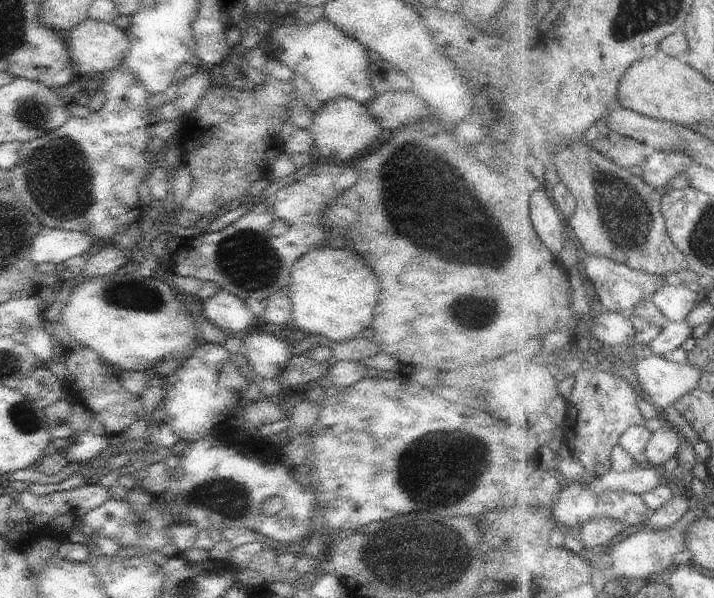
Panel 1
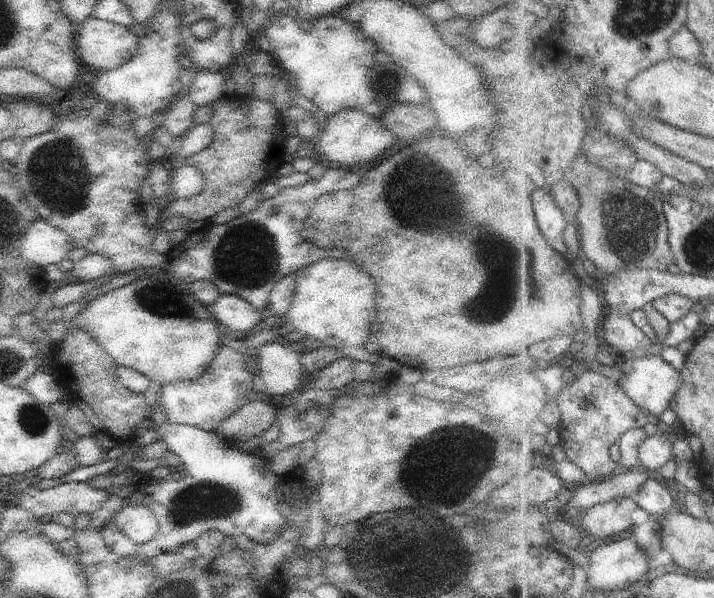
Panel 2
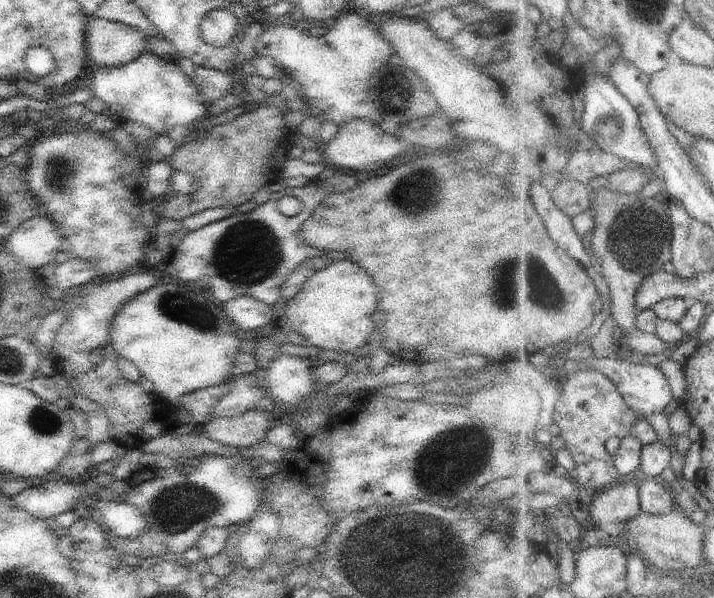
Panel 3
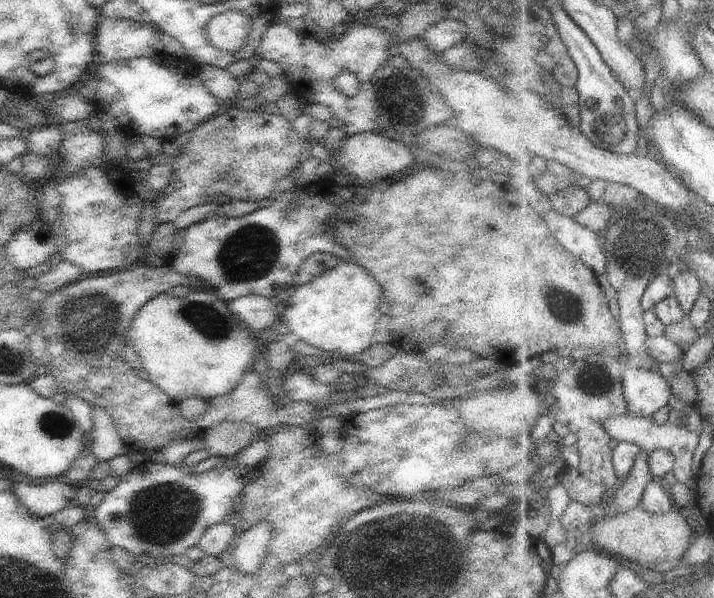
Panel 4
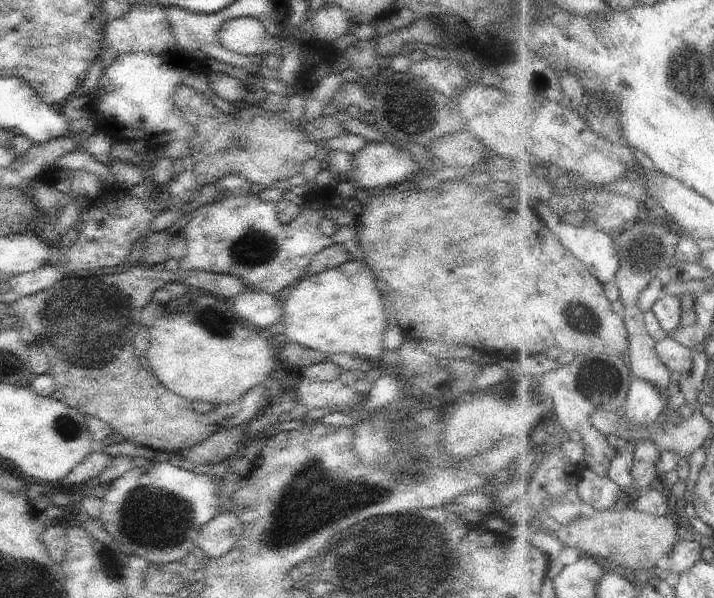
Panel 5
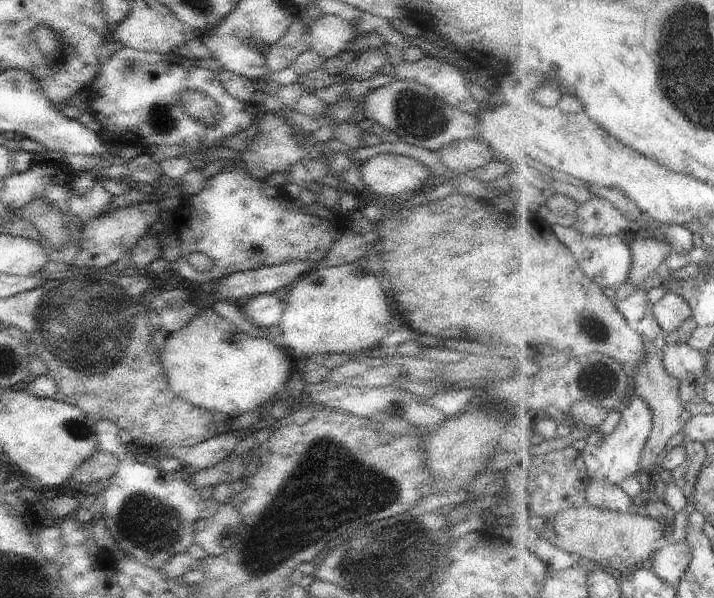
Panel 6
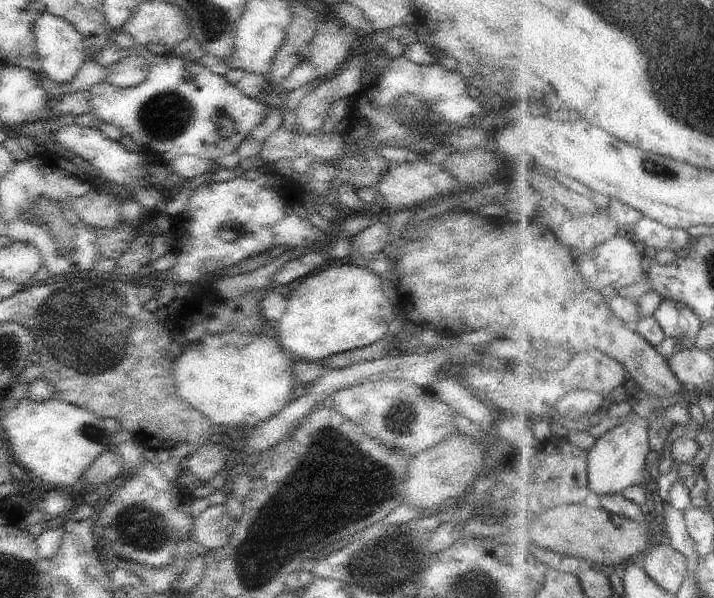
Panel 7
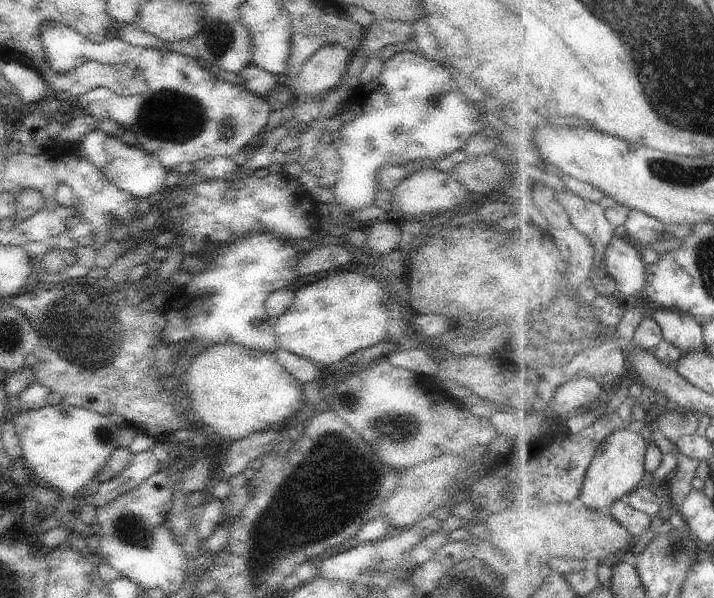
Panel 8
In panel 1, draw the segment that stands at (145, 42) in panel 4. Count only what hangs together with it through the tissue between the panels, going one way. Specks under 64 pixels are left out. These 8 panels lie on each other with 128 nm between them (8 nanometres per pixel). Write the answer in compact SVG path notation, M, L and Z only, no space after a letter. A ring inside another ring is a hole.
M89 17L82 20L64 36L70 60L79 66L81 74L101 74L101 72L114 71L121 64L130 45L125 30L112 23L96 21Z

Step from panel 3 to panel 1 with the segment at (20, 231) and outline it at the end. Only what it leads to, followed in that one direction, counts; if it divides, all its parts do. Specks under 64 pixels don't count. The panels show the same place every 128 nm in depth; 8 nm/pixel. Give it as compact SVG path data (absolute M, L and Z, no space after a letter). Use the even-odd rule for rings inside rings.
M39 227L31 242L31 260L39 263L53 263L60 267L67 258L94 250L92 238L83 231Z

